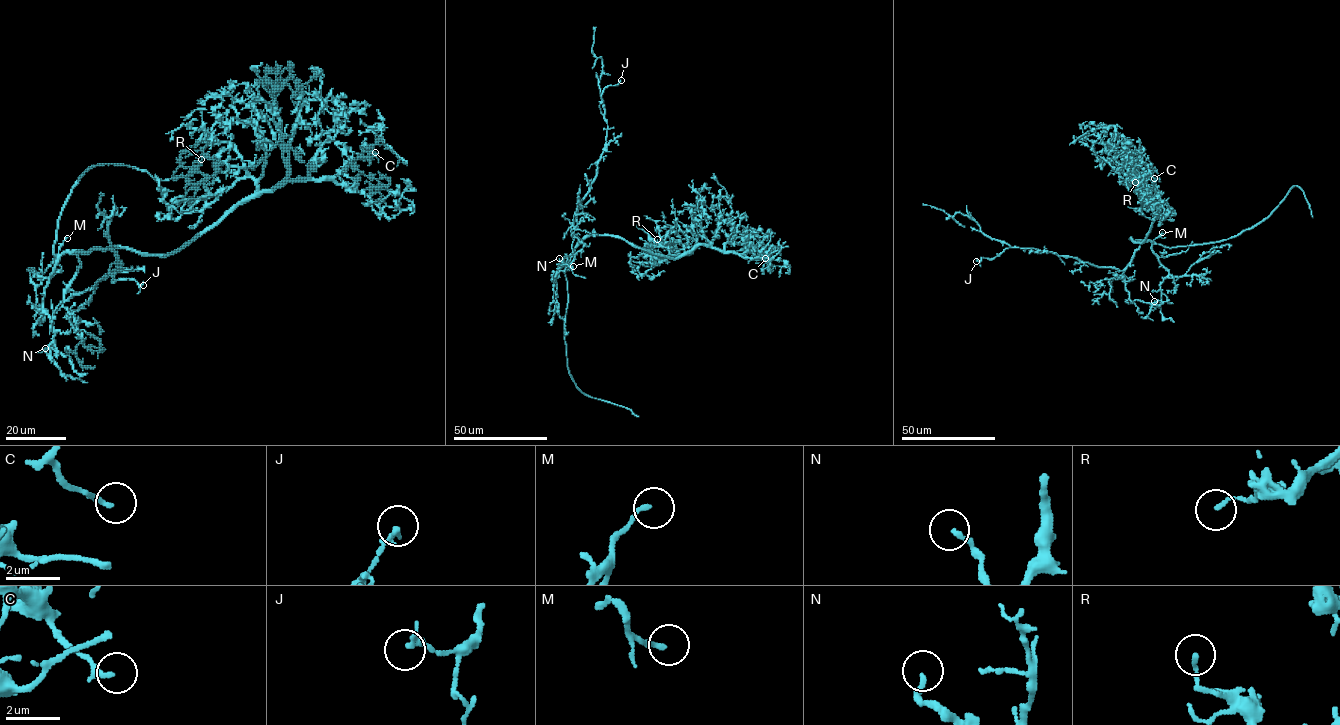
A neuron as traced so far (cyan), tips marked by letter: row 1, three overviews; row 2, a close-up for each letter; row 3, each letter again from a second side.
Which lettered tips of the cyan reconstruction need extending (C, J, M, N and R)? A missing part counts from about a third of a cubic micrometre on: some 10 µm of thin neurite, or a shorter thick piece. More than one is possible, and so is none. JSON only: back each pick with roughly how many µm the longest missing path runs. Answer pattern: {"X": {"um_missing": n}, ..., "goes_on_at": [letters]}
{"C": {"um_missing": 9}, "goes_on_at": ["C"]}

